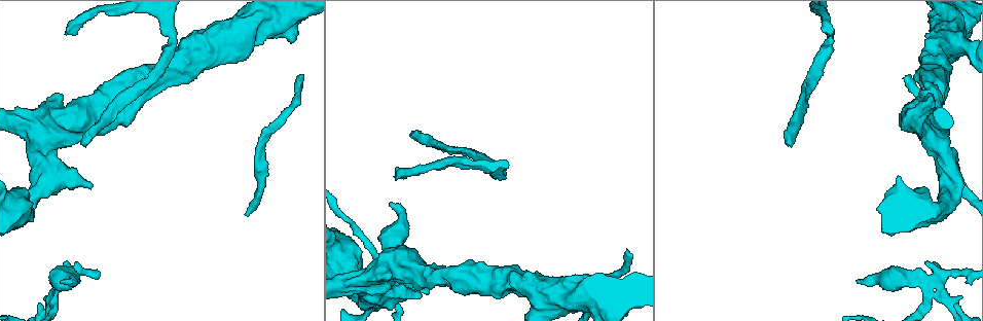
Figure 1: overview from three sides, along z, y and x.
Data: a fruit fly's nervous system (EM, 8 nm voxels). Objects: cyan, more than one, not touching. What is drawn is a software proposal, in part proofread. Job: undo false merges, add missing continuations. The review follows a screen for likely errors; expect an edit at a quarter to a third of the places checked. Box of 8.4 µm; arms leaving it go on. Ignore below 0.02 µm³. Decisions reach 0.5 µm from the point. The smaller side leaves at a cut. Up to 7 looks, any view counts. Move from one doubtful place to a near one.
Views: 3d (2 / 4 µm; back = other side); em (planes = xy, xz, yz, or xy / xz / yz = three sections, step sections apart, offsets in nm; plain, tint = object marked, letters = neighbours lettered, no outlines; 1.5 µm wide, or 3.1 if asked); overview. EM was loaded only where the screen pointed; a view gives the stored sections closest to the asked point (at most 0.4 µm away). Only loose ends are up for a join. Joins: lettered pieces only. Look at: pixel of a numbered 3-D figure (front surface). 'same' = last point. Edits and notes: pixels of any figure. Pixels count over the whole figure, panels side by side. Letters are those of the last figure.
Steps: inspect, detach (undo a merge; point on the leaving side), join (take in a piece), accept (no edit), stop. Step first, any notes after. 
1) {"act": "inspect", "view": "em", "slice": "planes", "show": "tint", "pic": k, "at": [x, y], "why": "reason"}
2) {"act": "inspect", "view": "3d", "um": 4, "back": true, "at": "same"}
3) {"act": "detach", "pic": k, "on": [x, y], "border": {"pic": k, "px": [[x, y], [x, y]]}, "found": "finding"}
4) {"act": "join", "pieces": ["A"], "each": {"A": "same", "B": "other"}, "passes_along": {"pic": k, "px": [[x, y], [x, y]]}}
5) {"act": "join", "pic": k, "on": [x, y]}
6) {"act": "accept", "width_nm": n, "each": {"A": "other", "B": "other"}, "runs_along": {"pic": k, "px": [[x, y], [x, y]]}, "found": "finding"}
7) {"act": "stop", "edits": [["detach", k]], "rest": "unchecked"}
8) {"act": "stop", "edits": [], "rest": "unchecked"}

{"act": "inspect", "view": "3d", "um": 2, "pic": 1, "at": [299, 78], "why": "tapers out"}

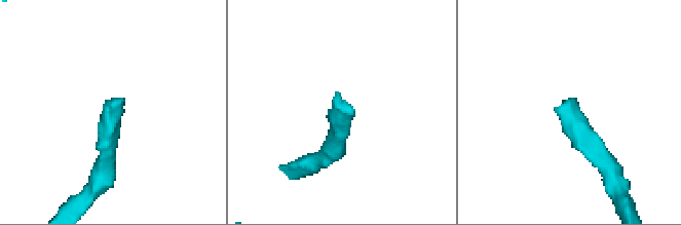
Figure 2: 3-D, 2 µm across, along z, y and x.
{"act": "inspect", "view": "em", "slice": "planes", "show": "plain", "pic": 2, "at": [107, 108], "why": "shape alone is not enough"}

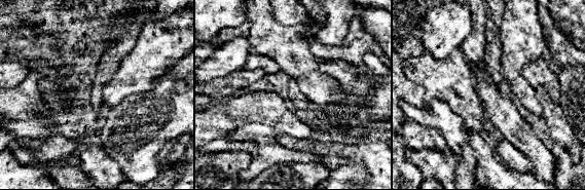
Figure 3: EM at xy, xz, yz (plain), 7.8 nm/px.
{"act": "inspect", "view": "em", "slice": "planes", "show": "letters", "at": "same", "why": "what lies round it"}

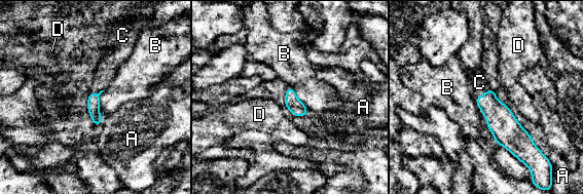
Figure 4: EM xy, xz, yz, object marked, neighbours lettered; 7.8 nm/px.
{"act": "join", "pieces": ["C"], "each": {"A": "other", "B": "other", "C": "same", "D": "other"}, "passes_along": {"pic": 4, "px": [[501, 120], [483, 93], [479, 82]]}, "found": "the neuron continues"}

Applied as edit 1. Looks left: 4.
{"act": "inspect", "view": "overview", "why": "see it whole again"}

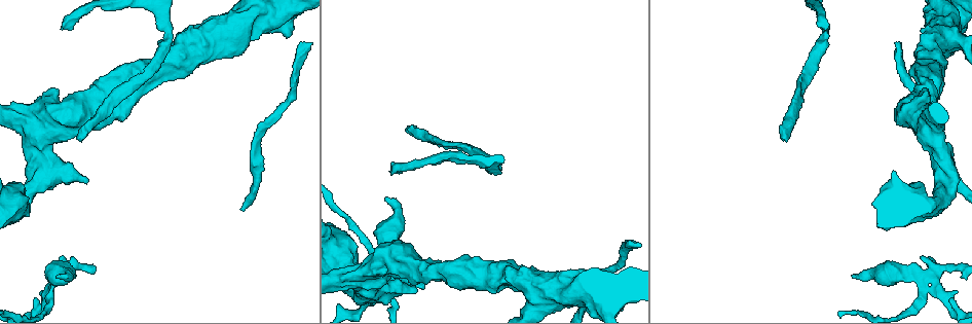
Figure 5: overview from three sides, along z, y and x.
{"act": "inspect", "view": "3d", "um": 2, "pic": 5, "at": [96, 269], "why": "branch stops here"}

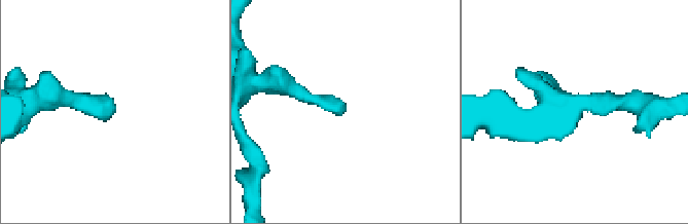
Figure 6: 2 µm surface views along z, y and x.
{"act": "inspect", "view": "em", "slice": "yz", "step": 8, "show": "tint", "pic": 6, "at": [346, 108], "why": "need the tissue"}

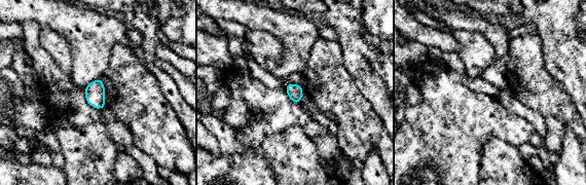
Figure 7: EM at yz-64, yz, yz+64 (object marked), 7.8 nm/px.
{"act": "inspect", "view": "em", "slice": "planes", "show": "letters", "at": "same"}

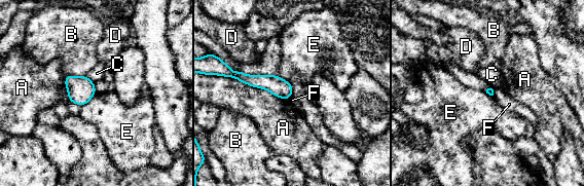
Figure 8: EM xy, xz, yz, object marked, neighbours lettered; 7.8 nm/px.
{"act": "accept", "each": {"A": "other", "B": "other", "C": "other", "D": "other", "E": "other", "F": "other"}, "runs_along": {"pic": 8, "px": [[234, 75], [290, 90]]}, "found": "no lettered piece goes on from it"}

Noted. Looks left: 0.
{"act": "stop", "edits": [["join", 4]], "rest": "unchecked"}

